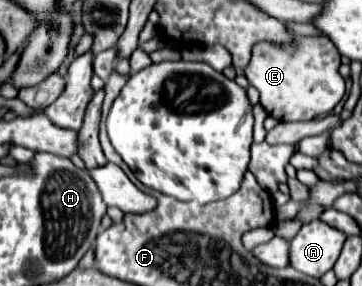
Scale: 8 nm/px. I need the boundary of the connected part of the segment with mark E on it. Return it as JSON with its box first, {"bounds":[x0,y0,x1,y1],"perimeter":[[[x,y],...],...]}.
{"bounds":[245,35,345,121],"perimeter":[[[293,35],[293,41],[285,43],[285,45],[255,43],[253,51],[251,51],[251,61],[245,67],[245,77],[261,93],[261,105],[273,119],[277,119],[277,121],[311,121],[315,117],[331,113],[333,107],[345,95],[345,79],[339,73],[339,65],[341,65],[341,55],[333,47],[331,39],[327,39],[325,35],[313,35],[313,37]]]}

